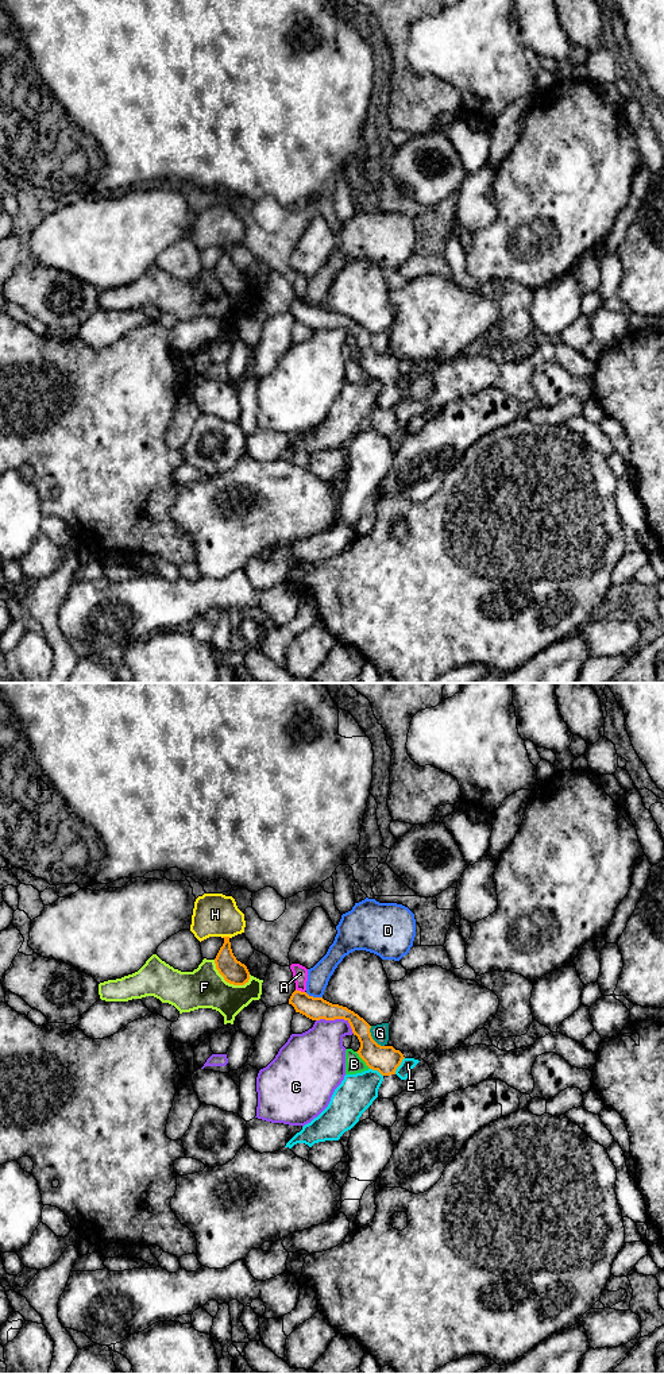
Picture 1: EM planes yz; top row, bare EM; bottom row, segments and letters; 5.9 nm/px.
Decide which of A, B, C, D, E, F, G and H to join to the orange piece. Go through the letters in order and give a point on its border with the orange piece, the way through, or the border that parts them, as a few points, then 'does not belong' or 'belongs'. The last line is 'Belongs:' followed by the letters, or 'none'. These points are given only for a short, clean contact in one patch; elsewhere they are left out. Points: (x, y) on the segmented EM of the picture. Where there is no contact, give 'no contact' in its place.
A: meets orange in yz at (300, 991); border along yz (296, 988), (304, 992); does not belong
B: meets orange in yz at (362, 1058); border along yz (355, 1052), (370, 1068); does not belong
C: meets orange in yz at (338, 1018); does not belong
D: meets orange in yz at (312, 996); does not belong
E: meets orange in yz at (400, 1064); border along yz (404, 1057), (394, 1073); does not belong
F: meets orange in yz at (227, 981); does not belong
G: meets orange in yz at (371, 1038); border along yz (370, 1026), (370, 1034), (383, 1046); does not belong
H: meets orange in yz at (226, 937); does not belong
Belongs: none

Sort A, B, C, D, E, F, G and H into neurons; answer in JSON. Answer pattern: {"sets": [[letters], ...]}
{"sets": [["A"], ["B", "G"], ["C"], ["D"], ["E"], ["F"], ["H"]]}

